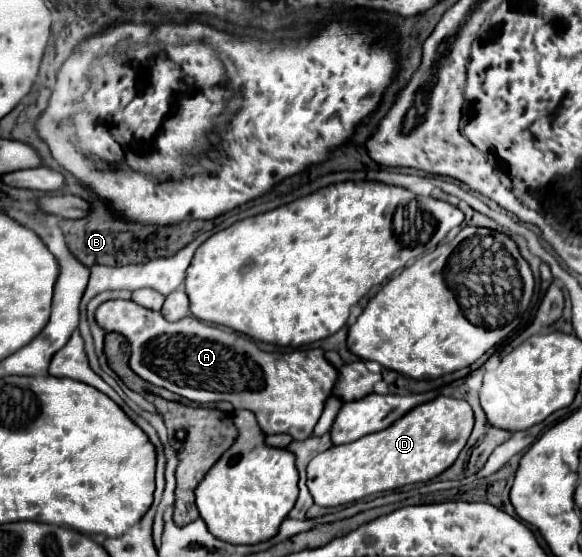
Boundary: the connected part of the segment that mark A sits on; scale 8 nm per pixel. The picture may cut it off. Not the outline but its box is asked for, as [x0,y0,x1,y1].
[95,301,337,441]

